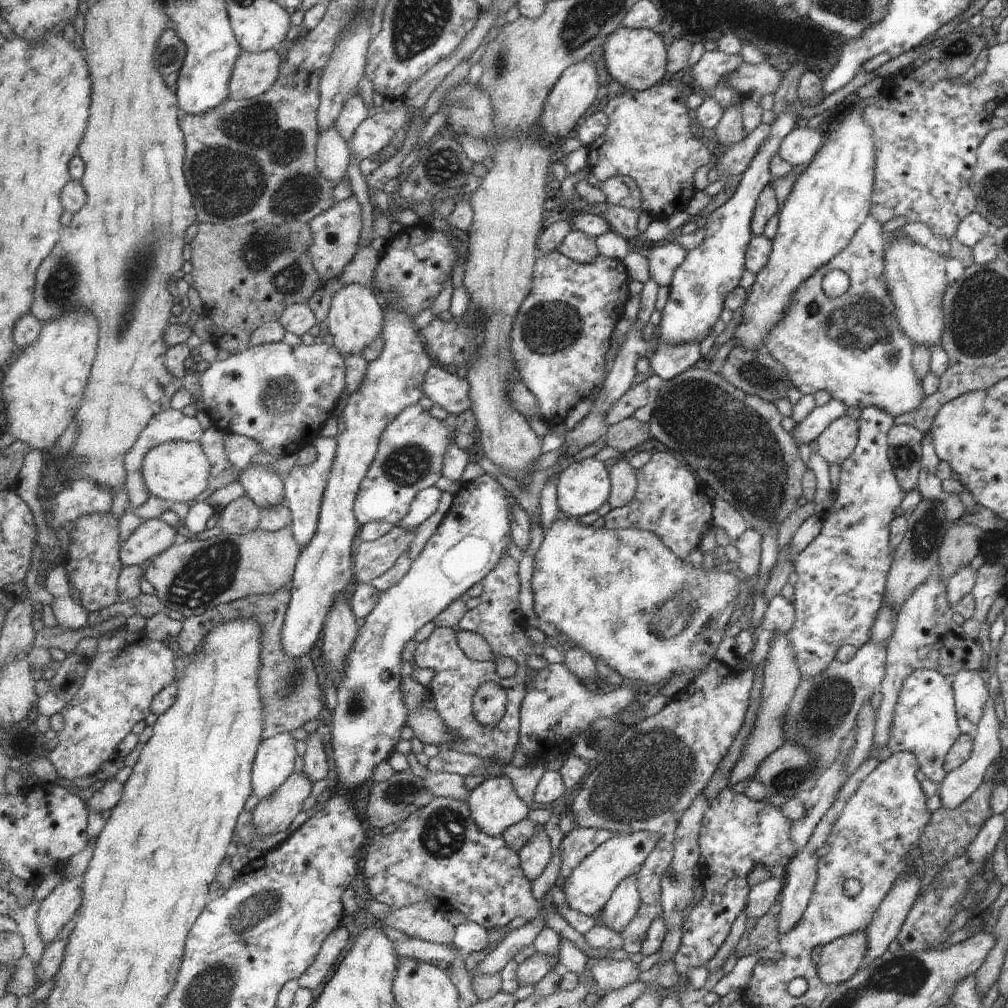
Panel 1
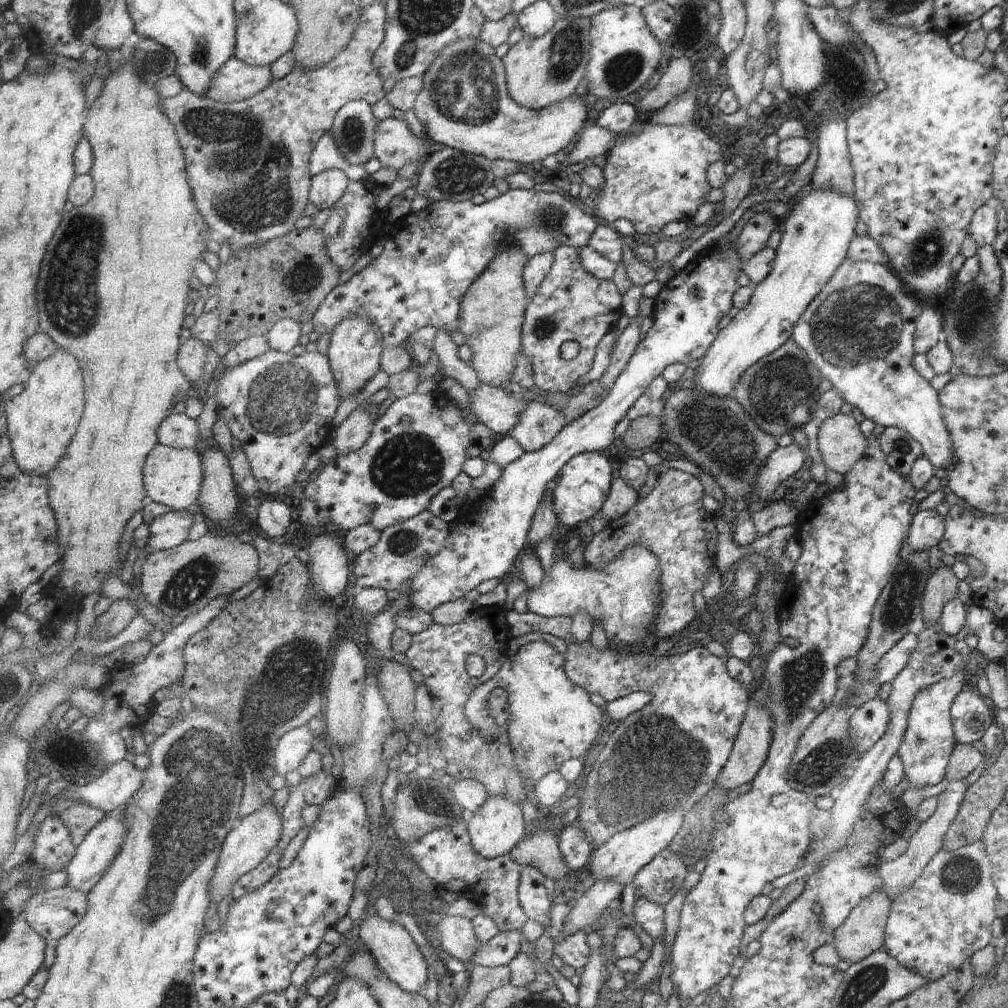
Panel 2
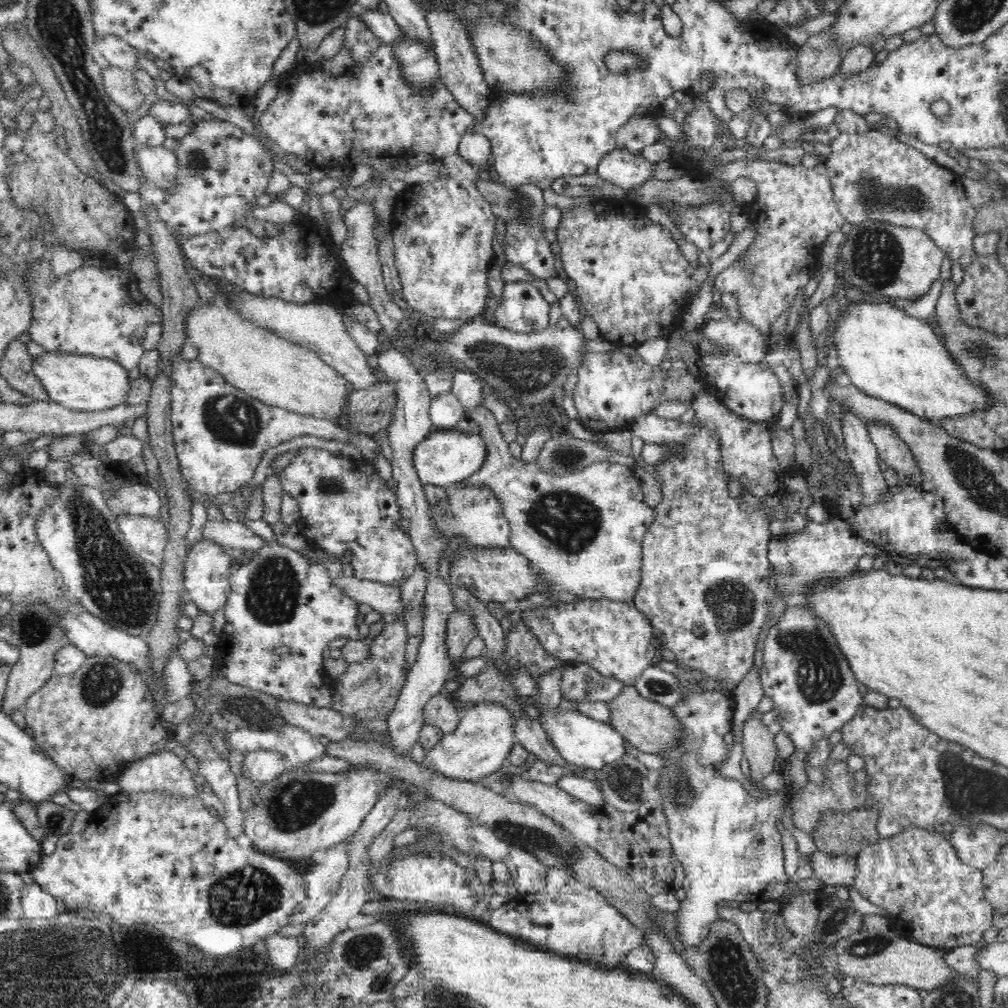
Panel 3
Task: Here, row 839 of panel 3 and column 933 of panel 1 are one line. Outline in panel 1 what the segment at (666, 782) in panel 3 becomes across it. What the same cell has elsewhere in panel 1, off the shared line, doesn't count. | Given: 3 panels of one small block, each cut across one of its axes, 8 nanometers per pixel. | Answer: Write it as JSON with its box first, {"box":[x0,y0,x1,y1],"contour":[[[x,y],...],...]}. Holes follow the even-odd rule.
{"box":[886,669,959,784],"contour":[[[931,669],[913,670],[913,674],[903,680],[901,692],[897,694],[886,747],[893,754],[903,751],[913,753],[924,778],[939,784],[946,773],[943,770],[943,757],[959,735],[948,677]]]}

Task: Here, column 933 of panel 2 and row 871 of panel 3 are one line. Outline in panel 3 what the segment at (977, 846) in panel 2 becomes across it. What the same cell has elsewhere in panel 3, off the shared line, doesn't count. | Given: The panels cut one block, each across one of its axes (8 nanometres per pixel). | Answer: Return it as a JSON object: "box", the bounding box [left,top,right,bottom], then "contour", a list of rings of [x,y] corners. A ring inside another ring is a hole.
{"box":[854,827,993,951],"contour":[[[908,827],[900,834],[880,838],[861,849],[854,862],[854,889],[868,902],[884,909],[889,924],[904,940],[947,951],[975,944],[986,930],[992,928],[993,908],[983,891],[981,870],[960,862],[949,837],[943,833]]]}

